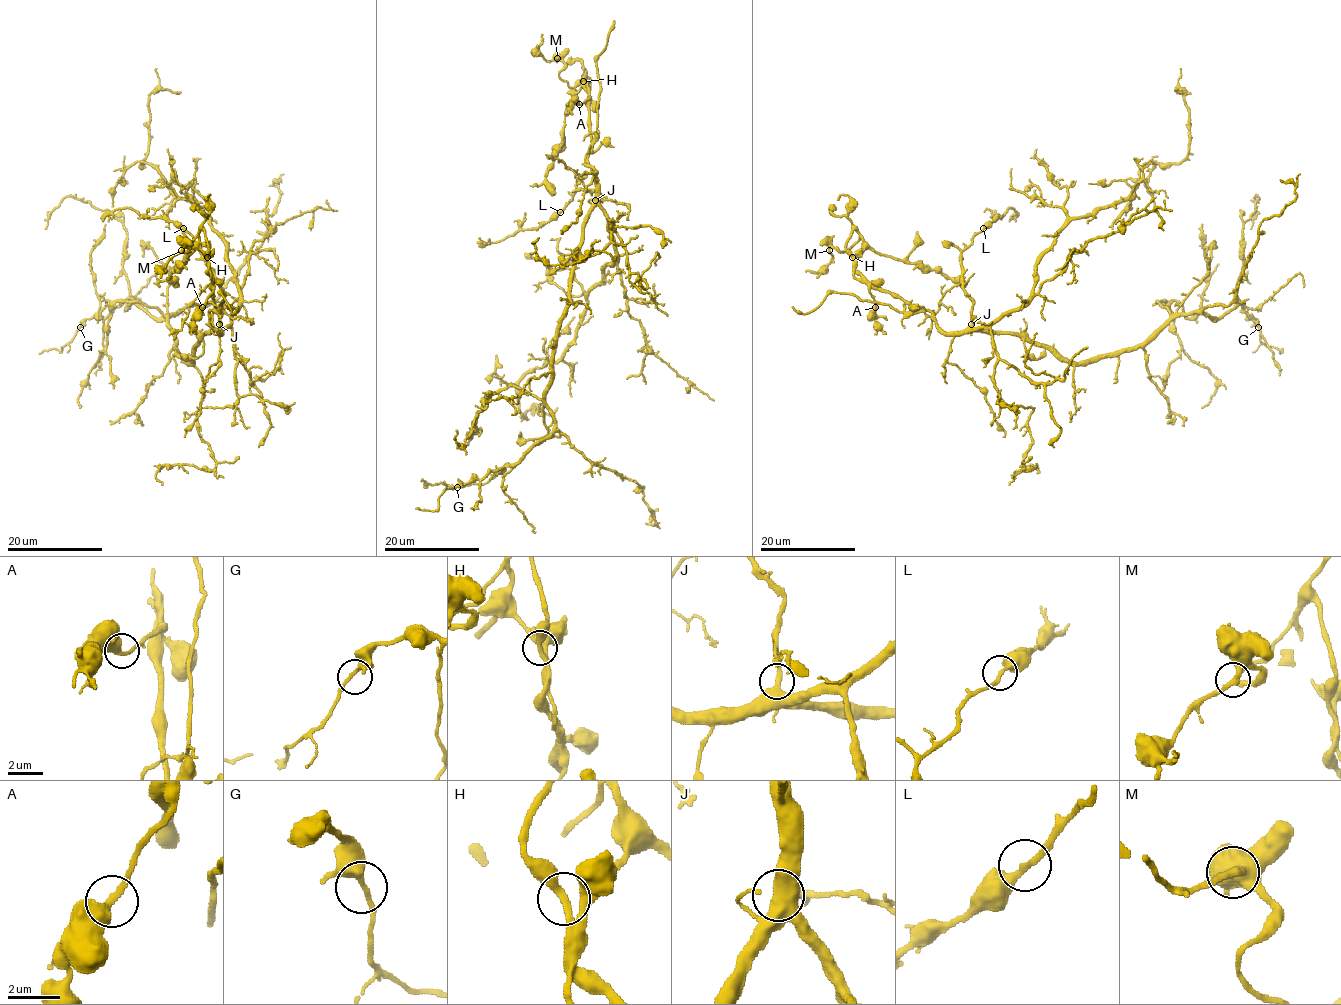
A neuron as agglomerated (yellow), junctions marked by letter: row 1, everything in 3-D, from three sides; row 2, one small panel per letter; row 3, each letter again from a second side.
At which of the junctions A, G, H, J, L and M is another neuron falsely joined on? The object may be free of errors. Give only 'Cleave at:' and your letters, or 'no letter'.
Cleave at: no letter

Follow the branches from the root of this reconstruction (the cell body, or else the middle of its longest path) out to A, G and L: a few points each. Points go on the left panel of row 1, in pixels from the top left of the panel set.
A: (205, 335), (220, 332), (212, 325), (211, 318), (214, 309), (213, 287), (202, 307)
G: (205, 335), (189, 363), (176, 350), (169, 325), (177, 312), (152, 318), (129, 298), (80, 327)
L: (205, 335), (220, 326), (224, 292), (214, 271), (183, 228)

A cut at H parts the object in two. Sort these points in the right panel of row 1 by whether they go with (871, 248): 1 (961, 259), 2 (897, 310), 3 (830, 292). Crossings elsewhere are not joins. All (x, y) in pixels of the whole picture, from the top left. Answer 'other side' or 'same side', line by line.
1: other side
2: other side
3: other side

